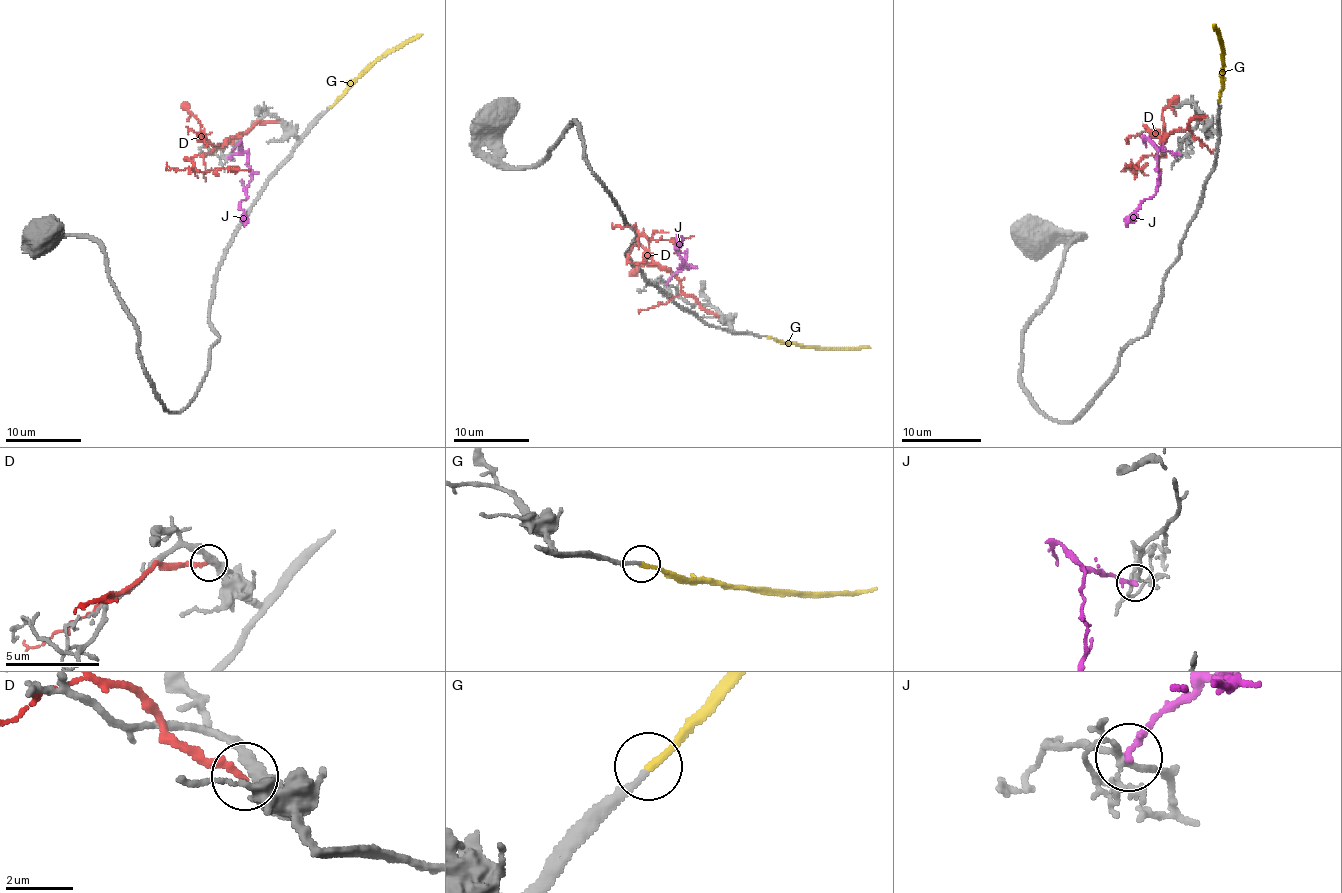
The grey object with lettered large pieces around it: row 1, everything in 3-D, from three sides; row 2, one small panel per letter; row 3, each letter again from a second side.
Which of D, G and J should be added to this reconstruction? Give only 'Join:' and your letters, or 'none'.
Join: G

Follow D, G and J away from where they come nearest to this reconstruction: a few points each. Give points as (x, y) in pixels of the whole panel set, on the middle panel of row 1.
D: (718, 315), (709, 313), (684, 292), (668, 272), (628, 258), (640, 236), (653, 240), (694, 236)
G: (767, 336), (780, 341), (821, 347), (870, 347)
J: (667, 283), (683, 268), (689, 268), (683, 266), (677, 249), (679, 236)

